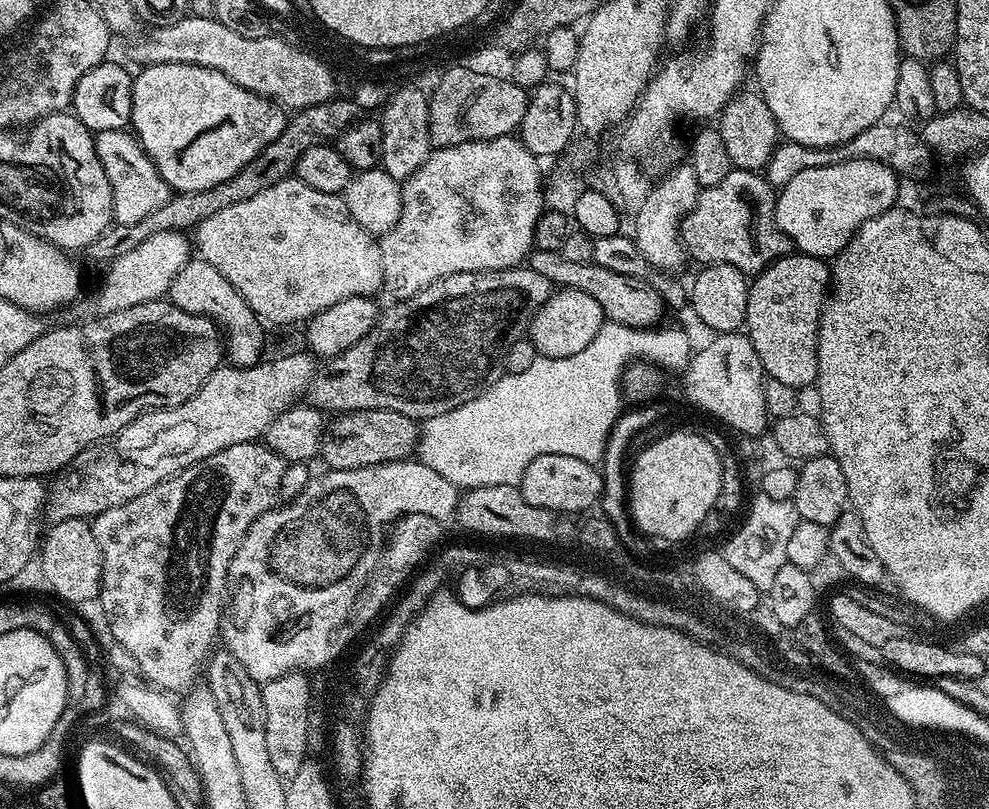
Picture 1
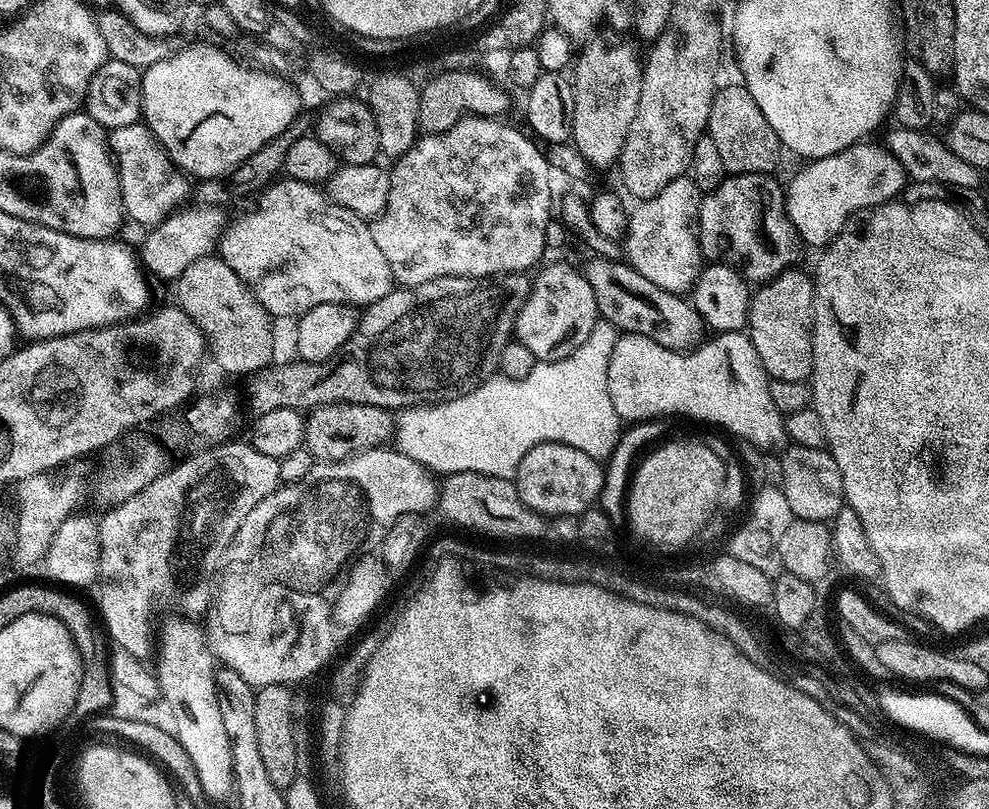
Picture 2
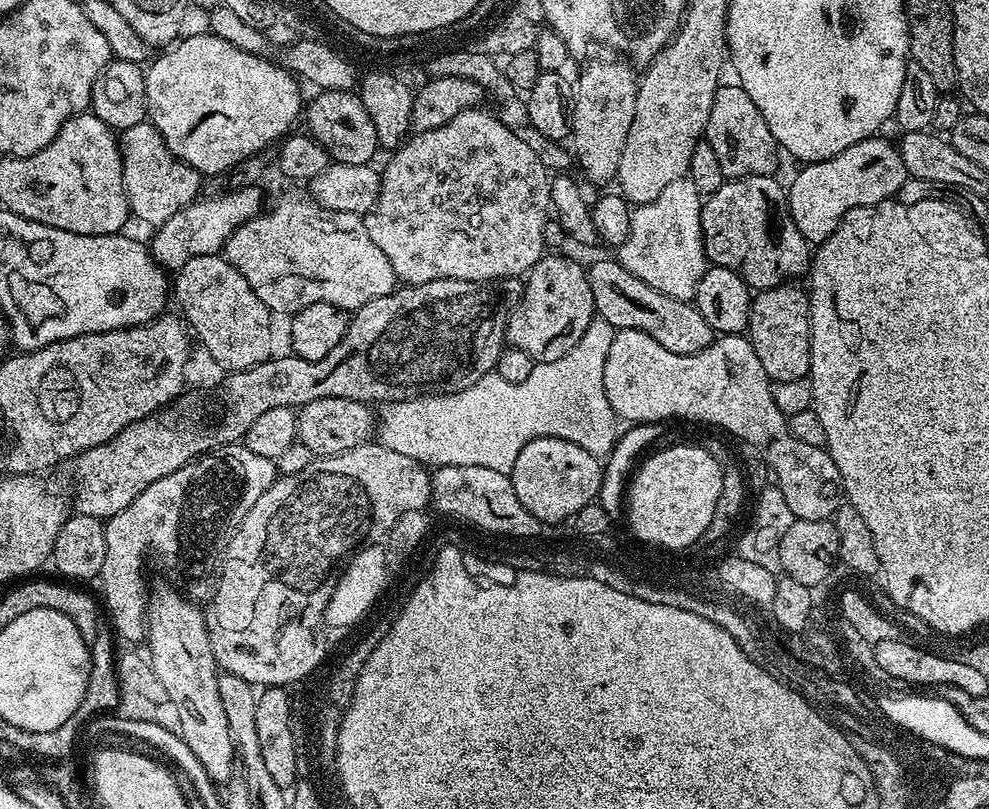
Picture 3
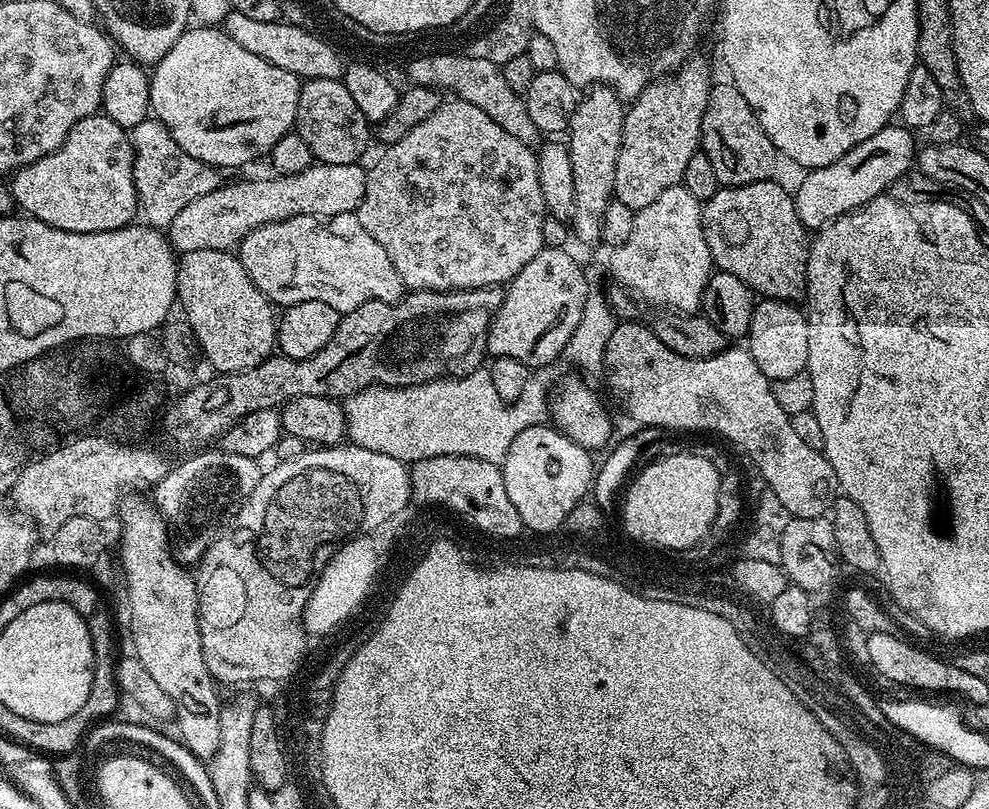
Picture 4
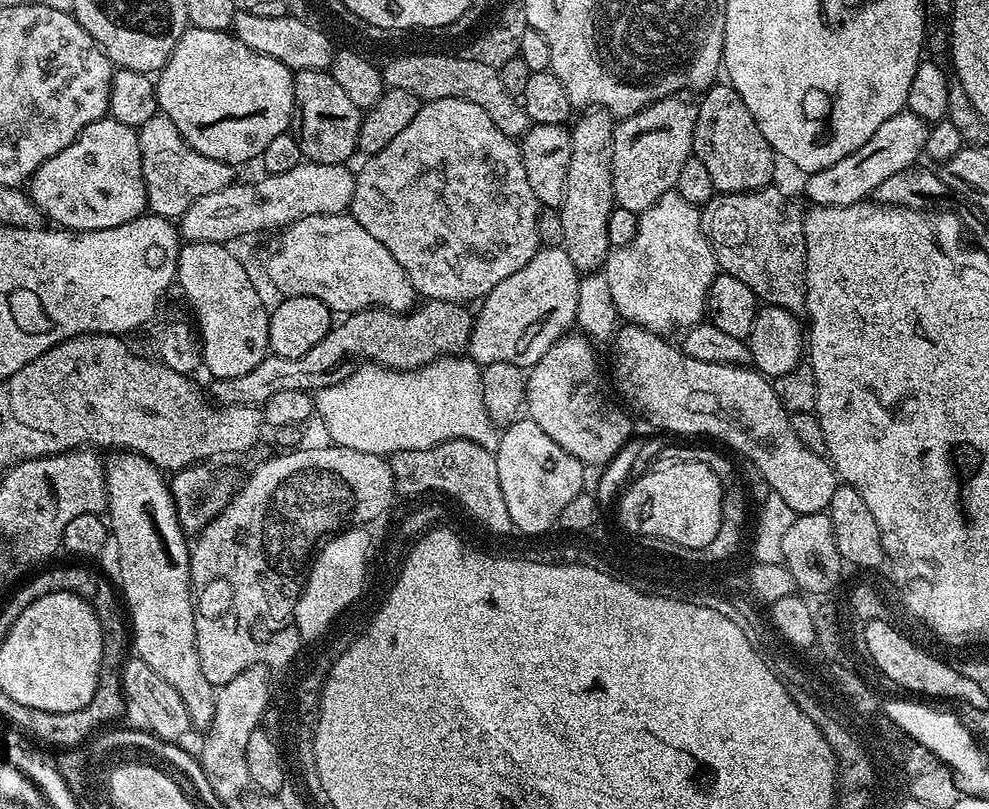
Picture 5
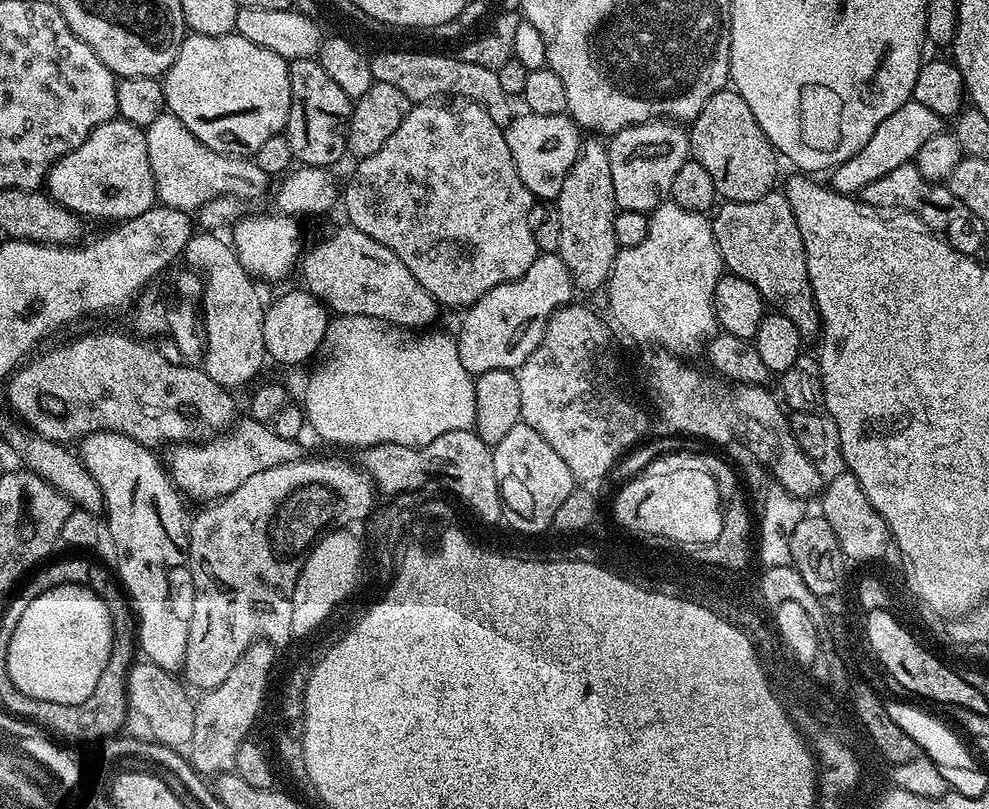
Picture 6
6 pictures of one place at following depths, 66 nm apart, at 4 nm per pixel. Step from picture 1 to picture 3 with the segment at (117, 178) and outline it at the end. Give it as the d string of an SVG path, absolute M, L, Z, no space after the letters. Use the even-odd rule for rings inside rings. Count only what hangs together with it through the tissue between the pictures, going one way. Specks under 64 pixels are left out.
M150 122L123 129L119 133L118 143L128 210L135 219L137 216L144 224L159 226L166 222L166 218L174 218L178 210L182 210L201 195L201 173L195 172L190 165L183 164L168 149L166 142Z

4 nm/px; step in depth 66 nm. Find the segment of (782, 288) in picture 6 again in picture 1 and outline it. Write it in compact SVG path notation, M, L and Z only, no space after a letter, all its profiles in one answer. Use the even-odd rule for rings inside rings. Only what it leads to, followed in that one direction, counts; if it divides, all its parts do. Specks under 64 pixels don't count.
M733 168L718 186L703 189L694 206L680 221L680 243L684 245L685 253L697 260L697 265L729 264L746 274L762 271L776 260L780 260L790 252L790 241L786 234L776 225L776 197L771 184L763 175L747 172L744 168Z

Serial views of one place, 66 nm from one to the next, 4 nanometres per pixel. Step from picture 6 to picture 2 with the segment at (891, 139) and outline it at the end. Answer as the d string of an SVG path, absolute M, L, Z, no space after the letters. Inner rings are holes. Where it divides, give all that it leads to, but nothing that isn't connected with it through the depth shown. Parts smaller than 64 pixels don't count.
M861 142L838 154L805 163L805 168L786 184L788 217L805 245L823 249L855 213L895 201L903 193L904 167L883 143L872 143Z

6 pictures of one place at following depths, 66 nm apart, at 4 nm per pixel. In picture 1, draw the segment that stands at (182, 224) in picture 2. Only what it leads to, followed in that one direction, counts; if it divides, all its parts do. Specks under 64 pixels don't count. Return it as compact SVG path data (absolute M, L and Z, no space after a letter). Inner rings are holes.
M155 232L141 244L135 244L126 254L117 256L107 265L108 274L92 300L93 317L110 316L167 297L168 287L174 282L178 270L182 270L182 266L189 262L188 248L190 252L189 237L183 232Z

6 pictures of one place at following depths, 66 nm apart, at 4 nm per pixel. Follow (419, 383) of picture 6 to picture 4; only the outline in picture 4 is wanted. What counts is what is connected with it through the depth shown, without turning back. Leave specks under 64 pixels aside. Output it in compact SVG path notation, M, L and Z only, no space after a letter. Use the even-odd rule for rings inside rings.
M481 366L465 376L431 380L428 384L415 384L409 388L366 388L343 401L342 415L346 425L346 436L351 443L366 450L378 450L378 454L390 454L390 458L415 462L435 456L473 456L486 462L500 464L506 450L510 450L510 442L514 442L514 438L518 438L518 434L522 434L526 426L543 424L549 419L550 396L548 400L547 386L542 381L532 378L529 379L518 402L504 400L498 394L498 390L494 390L494 382L490 378L488 368Z

